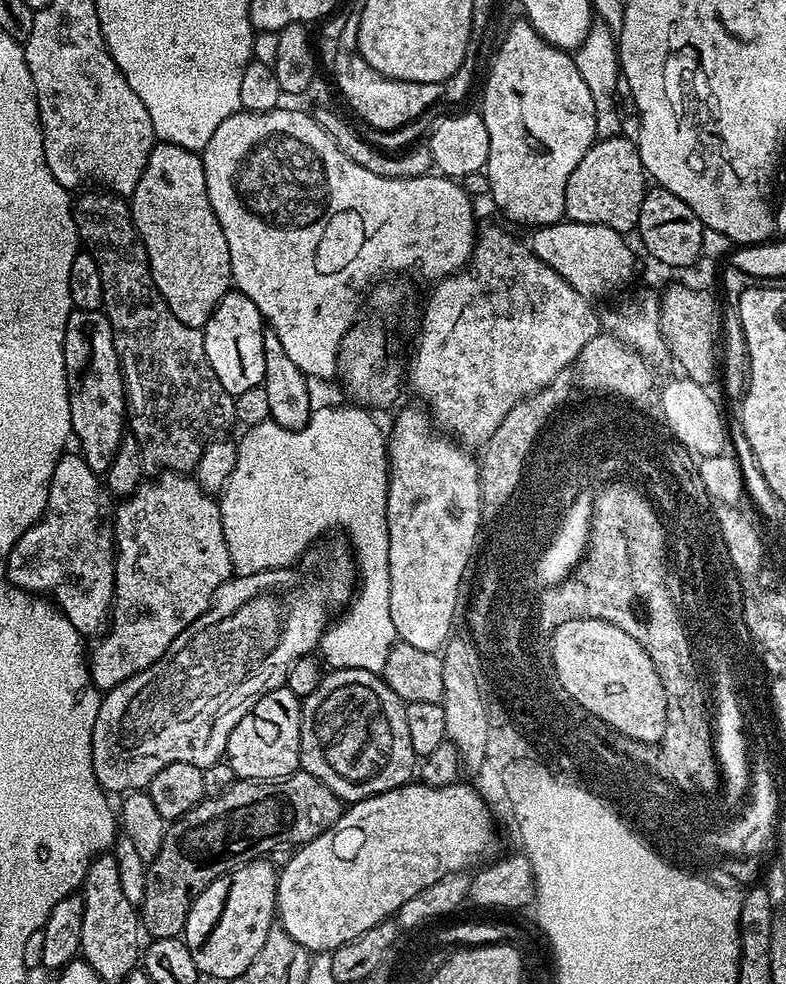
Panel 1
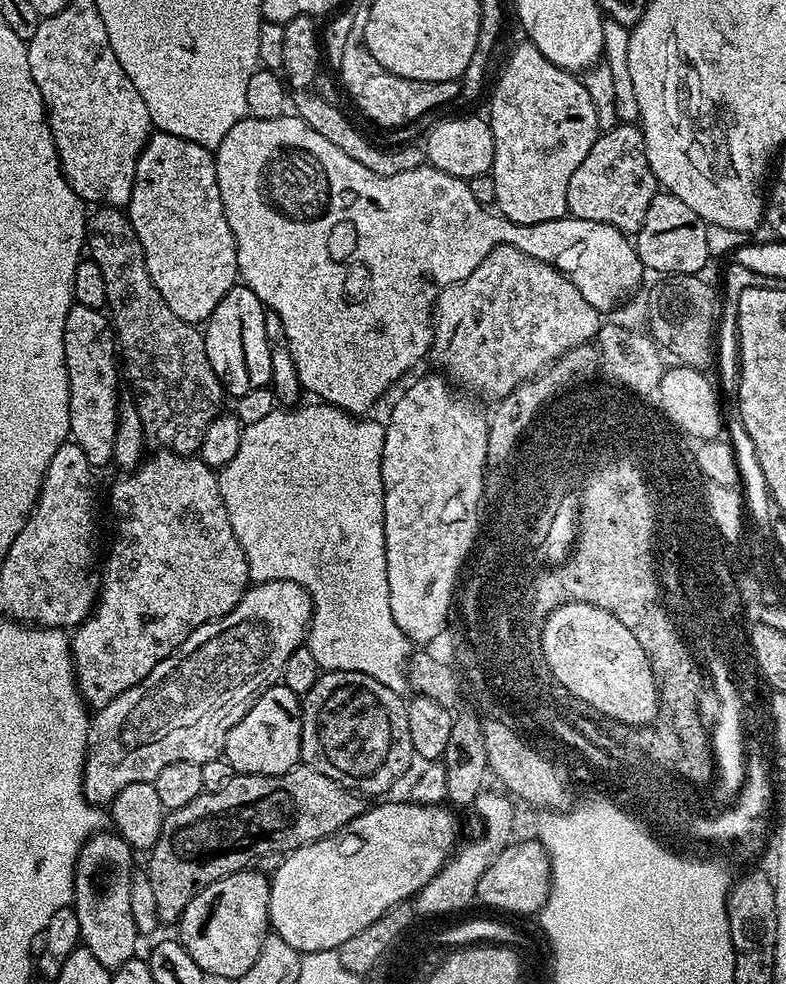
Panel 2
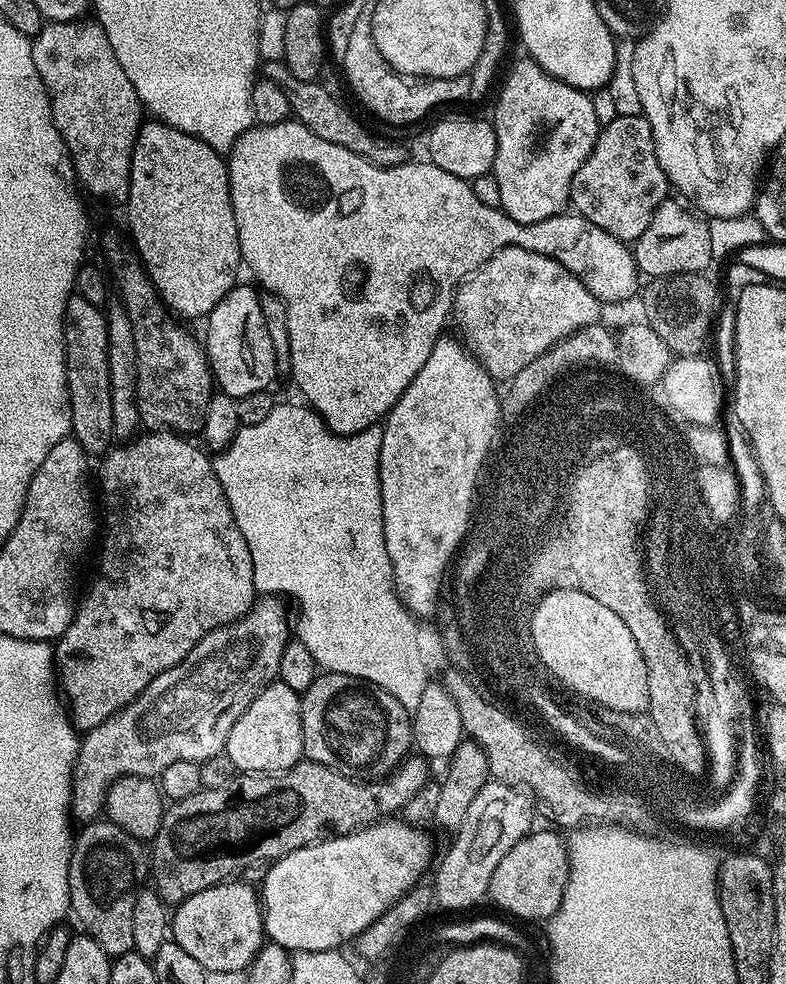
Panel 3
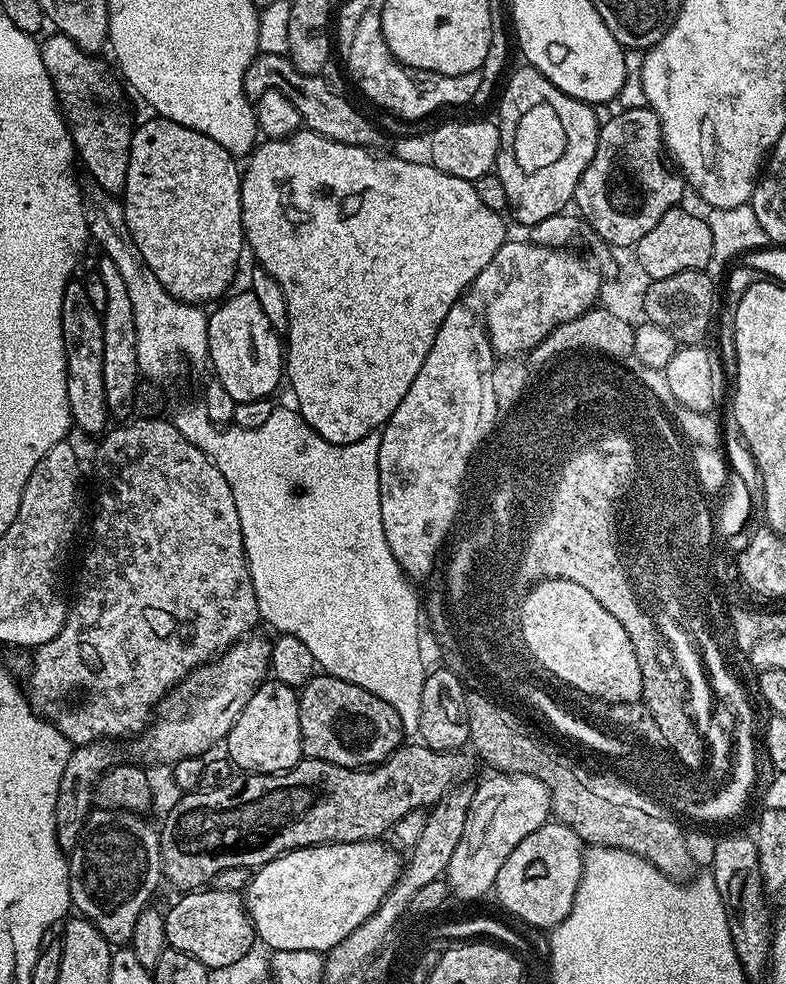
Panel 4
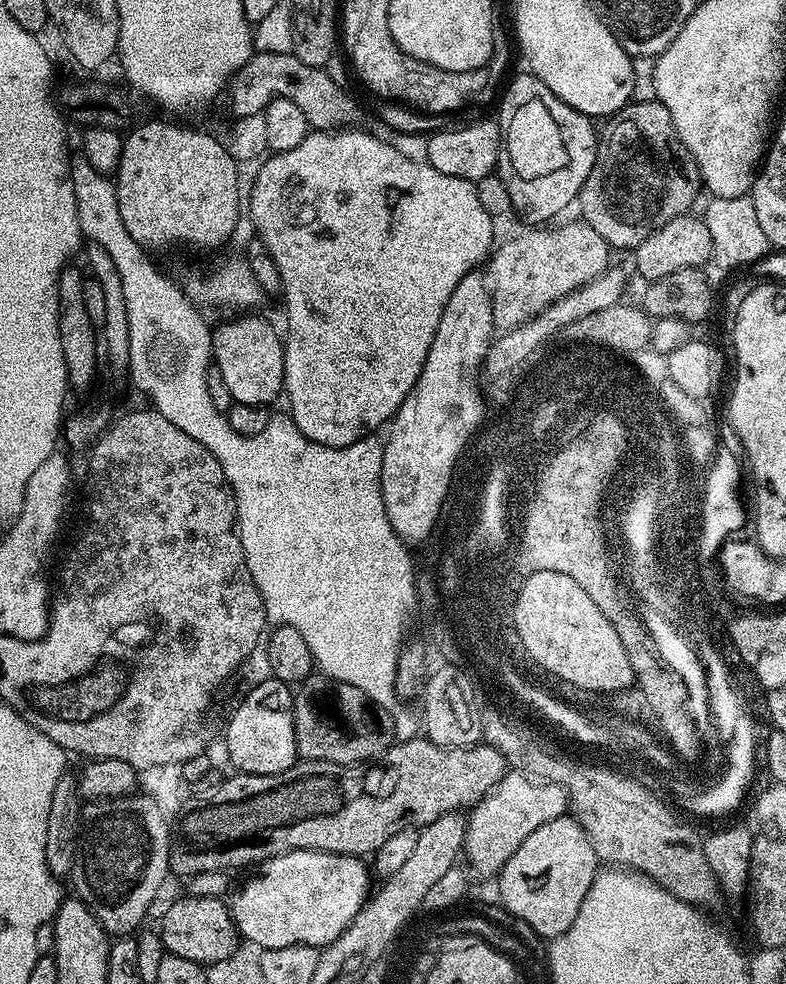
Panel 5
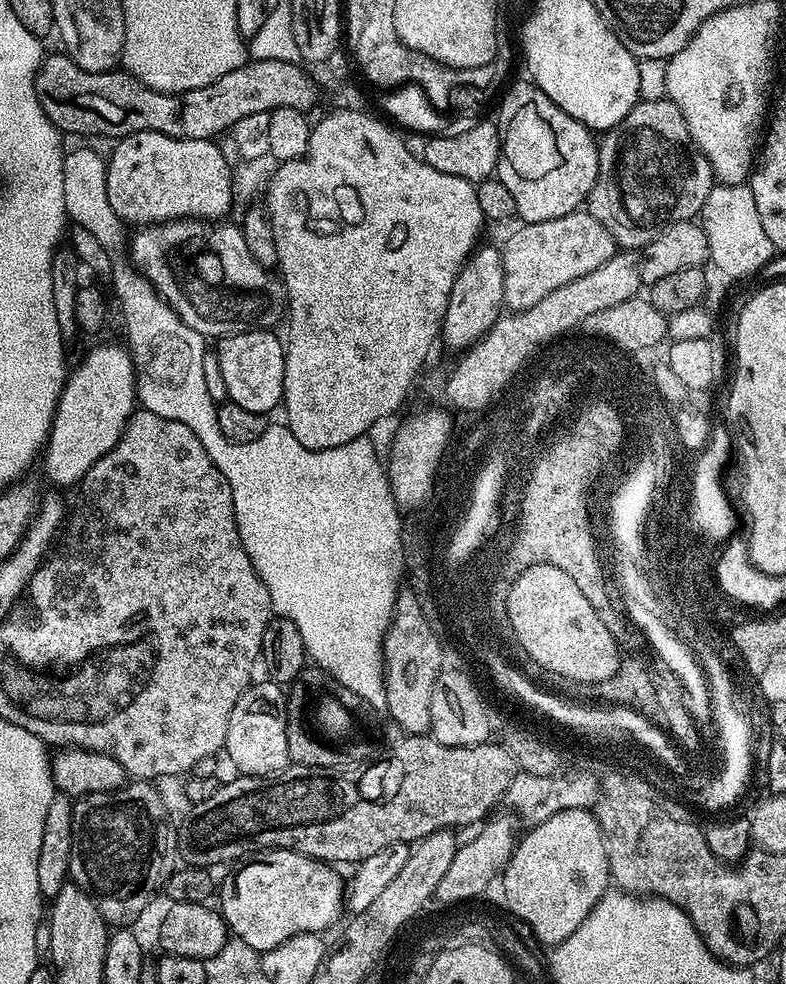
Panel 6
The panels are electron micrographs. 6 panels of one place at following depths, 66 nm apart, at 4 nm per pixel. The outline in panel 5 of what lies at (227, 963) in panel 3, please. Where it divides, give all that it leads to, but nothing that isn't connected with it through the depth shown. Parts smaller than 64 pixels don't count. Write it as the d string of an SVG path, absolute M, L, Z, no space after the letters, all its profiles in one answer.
M185 895L180 900L174 902L174 906L167 911L164 920L159 921L158 931L165 949L167 949L171 955L190 958L205 966L212 965L220 959L226 958L238 945L236 923L232 921L229 905L220 898Z

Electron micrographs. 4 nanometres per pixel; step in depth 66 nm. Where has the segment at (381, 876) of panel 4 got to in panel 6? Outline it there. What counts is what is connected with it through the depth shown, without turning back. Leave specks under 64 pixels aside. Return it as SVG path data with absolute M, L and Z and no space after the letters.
M269 848L267 852L261 852L253 855L247 862L241 863L236 873L218 888L218 898L220 894L220 904L218 903L218 911L221 916L224 917L224 923L228 926L228 931L233 937L241 939L242 942L246 942L247 946L250 946L256 952L261 954L268 952L272 948L277 948L282 942L287 940L295 940L303 937L303 932L324 932L336 919L340 916L340 911L343 913L346 908L346 880L345 877L340 877L335 867L331 864L326 864L322 860L315 860L313 856L303 856L297 852L291 852L285 848Z

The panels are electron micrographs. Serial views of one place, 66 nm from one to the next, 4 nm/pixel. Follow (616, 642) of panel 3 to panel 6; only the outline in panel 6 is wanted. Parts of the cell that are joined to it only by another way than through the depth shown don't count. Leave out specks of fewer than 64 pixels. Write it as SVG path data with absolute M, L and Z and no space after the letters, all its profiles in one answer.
M535 564L511 581L508 588L510 626L522 647L530 649L540 664L549 664L557 671L576 676L580 686L600 686L615 676L622 659L621 648L570 574L558 570L558 566Z

